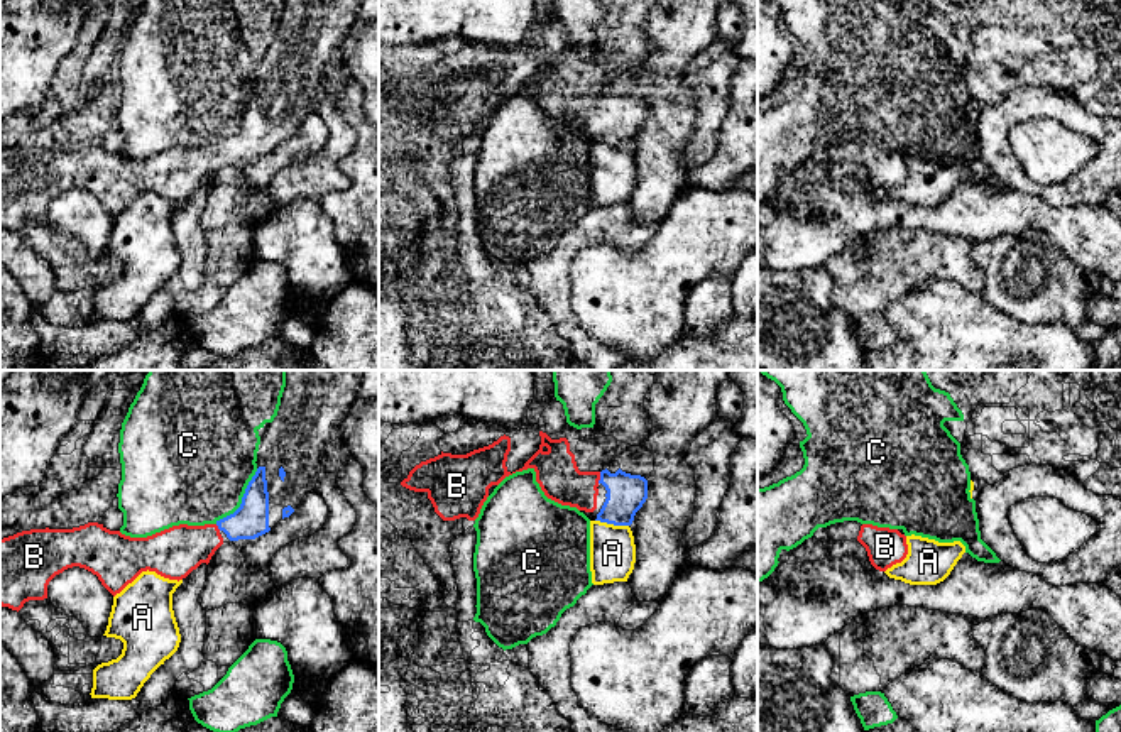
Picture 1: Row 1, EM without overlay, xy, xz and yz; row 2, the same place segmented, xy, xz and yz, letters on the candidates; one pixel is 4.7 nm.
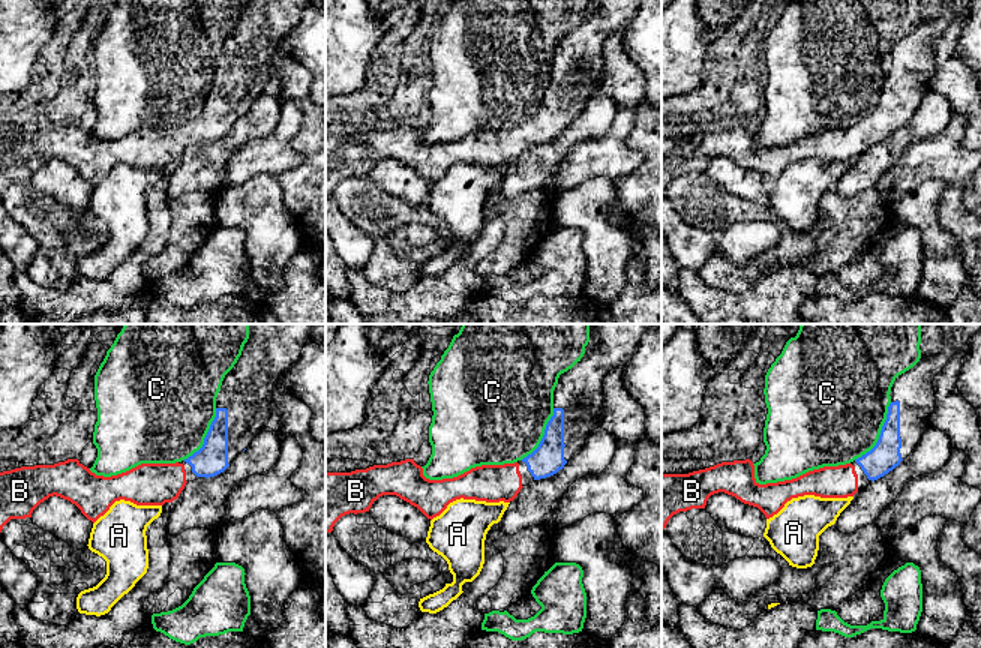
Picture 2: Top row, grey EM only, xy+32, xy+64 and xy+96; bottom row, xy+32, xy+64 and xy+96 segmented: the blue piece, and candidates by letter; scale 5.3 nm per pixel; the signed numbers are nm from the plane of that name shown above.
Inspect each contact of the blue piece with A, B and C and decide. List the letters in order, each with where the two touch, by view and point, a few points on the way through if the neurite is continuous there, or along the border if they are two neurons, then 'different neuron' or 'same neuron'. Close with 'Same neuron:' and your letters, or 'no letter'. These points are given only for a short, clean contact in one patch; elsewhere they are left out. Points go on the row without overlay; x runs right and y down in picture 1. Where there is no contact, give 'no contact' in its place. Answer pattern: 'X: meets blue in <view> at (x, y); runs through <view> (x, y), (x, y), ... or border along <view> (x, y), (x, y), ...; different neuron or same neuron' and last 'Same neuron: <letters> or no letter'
A: meets blue in xz at (612, 144); border along xz (596, 141), (628, 147); different neuron
B: meets blue in xz at (601, 98); runs through xz (626, 115), (616, 105), (601, 98), (563, 100), (557, 93); same neuron
C: meets blue in xy at (242, 120); different neuron
Same neuron: B

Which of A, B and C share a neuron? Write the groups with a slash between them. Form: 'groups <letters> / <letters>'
groups A / B / C

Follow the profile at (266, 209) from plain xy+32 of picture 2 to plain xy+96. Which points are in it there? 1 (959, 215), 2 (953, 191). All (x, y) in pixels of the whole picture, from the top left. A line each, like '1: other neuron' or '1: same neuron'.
1: other neuron
2: other neuron

